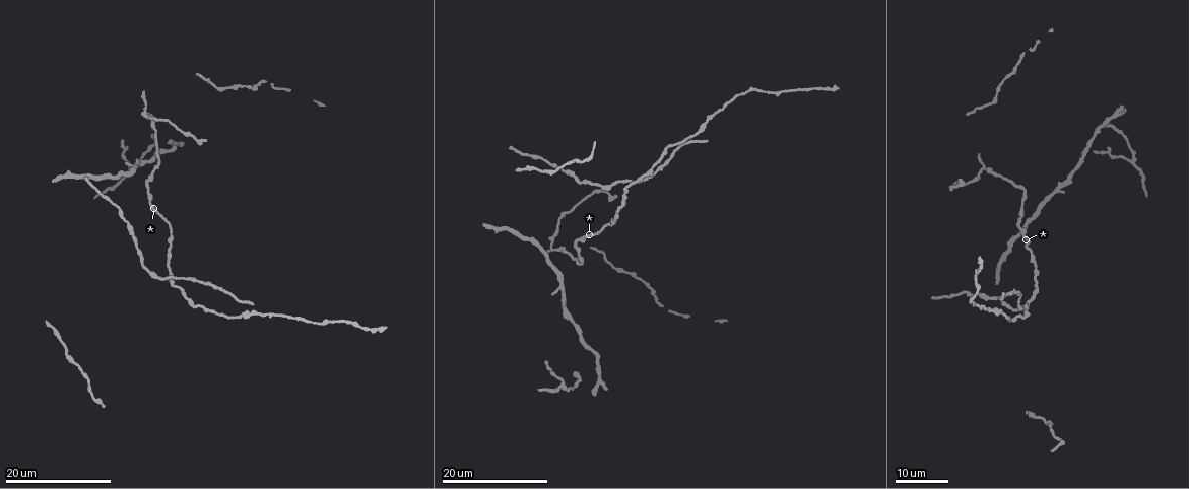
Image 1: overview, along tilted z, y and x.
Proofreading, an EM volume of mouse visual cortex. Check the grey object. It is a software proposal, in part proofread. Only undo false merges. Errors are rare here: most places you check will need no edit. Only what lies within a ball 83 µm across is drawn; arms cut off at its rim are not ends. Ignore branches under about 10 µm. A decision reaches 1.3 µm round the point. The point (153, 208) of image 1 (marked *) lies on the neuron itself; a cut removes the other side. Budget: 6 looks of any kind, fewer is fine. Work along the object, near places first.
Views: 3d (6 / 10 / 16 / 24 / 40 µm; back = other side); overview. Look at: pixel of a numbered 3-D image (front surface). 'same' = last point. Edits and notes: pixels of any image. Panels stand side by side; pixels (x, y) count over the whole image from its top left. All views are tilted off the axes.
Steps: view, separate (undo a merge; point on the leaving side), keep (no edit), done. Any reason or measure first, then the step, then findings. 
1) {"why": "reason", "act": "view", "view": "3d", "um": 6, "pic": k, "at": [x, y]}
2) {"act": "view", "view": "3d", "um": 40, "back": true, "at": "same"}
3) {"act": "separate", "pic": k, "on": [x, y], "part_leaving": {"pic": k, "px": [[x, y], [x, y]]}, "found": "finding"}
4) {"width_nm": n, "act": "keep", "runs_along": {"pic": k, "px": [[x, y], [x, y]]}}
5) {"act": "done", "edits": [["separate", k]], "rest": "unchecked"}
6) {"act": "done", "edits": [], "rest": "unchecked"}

{"why": "thick turns thin", "act": "view", "view": "3d", "um": 16, "pic": 1, "at": [148, 199]}

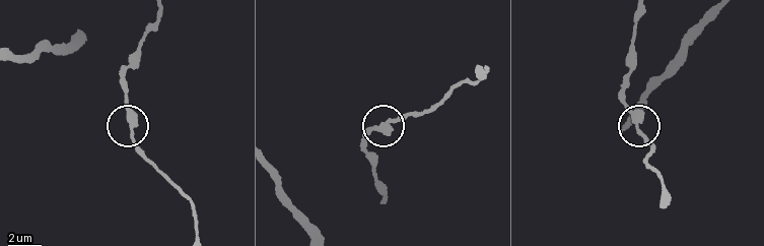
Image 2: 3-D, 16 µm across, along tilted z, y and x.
{"act": "view", "view": "3d", "um": 10, "pic": 2, "at": [389, 122]}

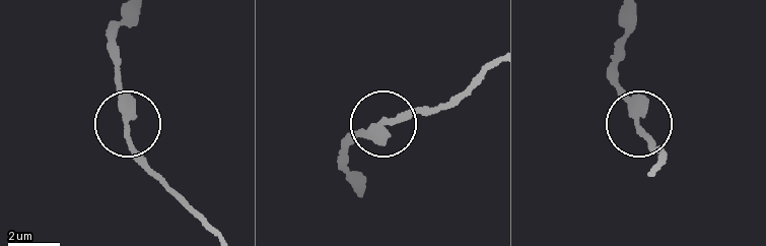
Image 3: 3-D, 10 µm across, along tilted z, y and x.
{"width_nm": 320, "act": "keep", "runs_along": {"pic": 3, "px": [[649, 144], [638, 106], [618, 87]]}, "found": "all the same neuron"}

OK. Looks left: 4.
{"why": "thick turns thin", "act": "view", "view": "3d", "um": 16, "pic": 1, "at": [981, 294]}

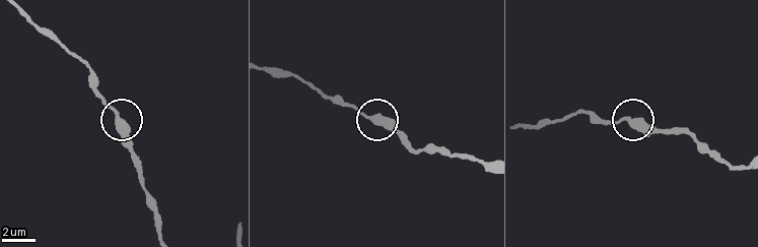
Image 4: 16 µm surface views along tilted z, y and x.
{"why": "closer look", "act": "view", "view": "3d", "um": 6, "pic": 4, "at": [632, 123]}

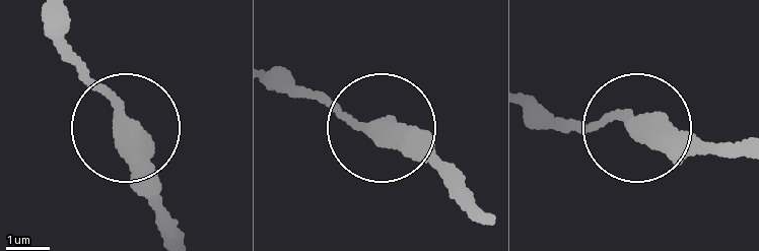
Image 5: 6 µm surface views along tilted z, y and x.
{"act": "view", "view": "3d", "um": 6, "back": true, "pic": 5, "at": [636, 125]}

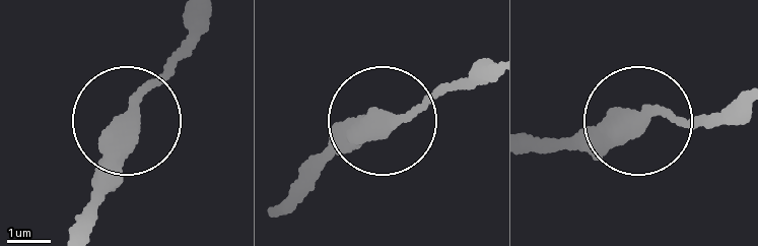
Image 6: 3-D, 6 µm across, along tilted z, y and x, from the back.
{"act": "keep", "runs_along": {"pic": 6, "px": [[529, 148], [741, 106]]}, "found": "all the same neuron"}

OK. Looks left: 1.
{"act": "done", "edits": [], "rest": "unchecked"}

